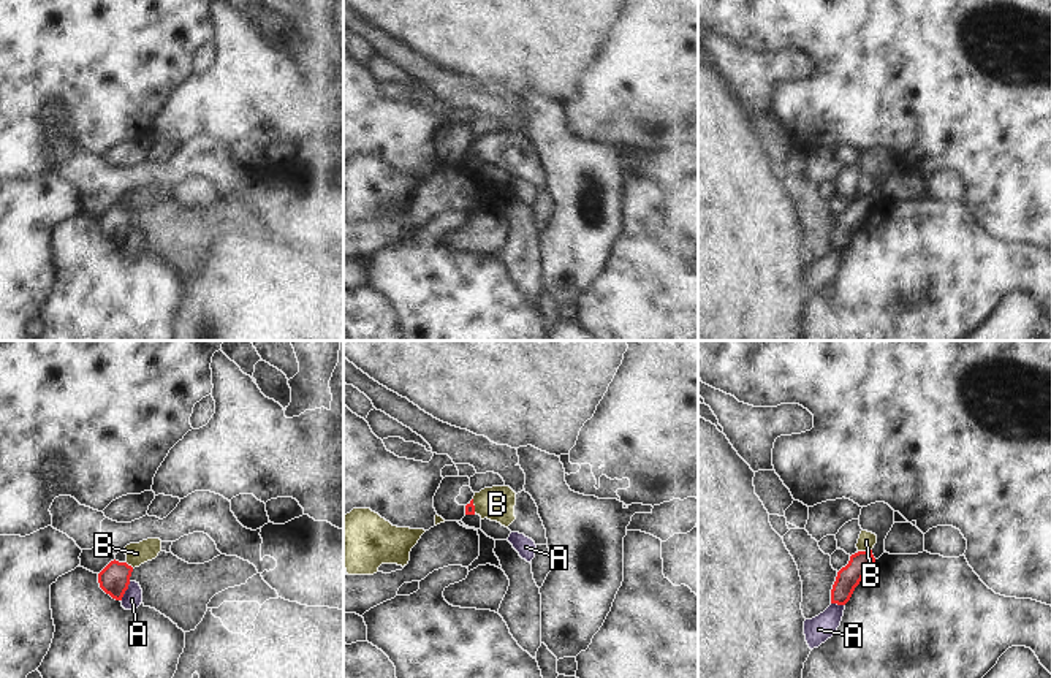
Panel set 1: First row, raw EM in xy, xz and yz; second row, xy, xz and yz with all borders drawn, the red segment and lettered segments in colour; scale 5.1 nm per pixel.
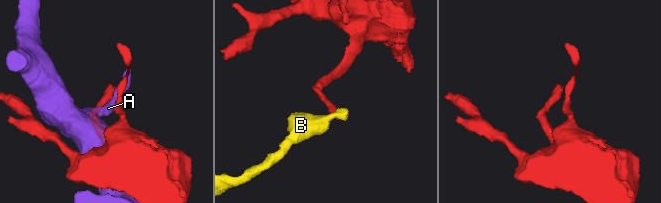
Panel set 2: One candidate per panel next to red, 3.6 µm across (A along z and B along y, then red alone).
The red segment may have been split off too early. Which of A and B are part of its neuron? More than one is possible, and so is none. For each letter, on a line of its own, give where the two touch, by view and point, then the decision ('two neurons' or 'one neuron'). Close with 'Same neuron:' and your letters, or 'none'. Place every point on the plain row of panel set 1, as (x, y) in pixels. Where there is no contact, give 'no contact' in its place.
A: xy (125, 235) | two neurons
B: yz (865, 197) | two neurons
Same neuron: none

